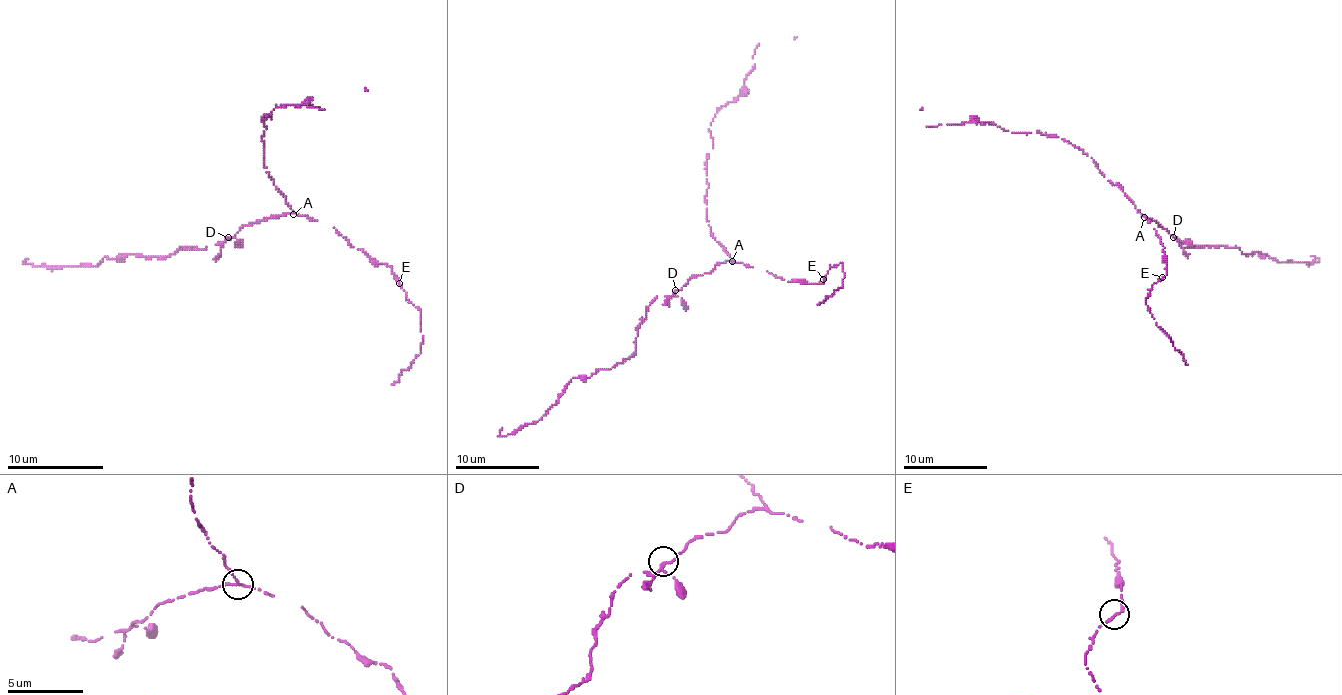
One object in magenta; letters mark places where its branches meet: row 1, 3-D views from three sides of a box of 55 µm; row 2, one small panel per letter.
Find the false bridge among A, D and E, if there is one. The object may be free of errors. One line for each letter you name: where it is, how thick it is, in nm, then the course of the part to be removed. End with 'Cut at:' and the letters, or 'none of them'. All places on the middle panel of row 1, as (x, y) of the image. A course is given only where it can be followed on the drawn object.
A: at (732, 261); 180 nm thick
Cut at: A

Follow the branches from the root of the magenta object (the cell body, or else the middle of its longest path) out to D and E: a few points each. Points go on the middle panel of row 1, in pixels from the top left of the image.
D: (729, 261), (719, 263), (709, 273), (694, 275), (679, 290), (675, 290)
E: (729, 261), (767, 271), (788, 281), (796, 279), (821, 283), (823, 279)

